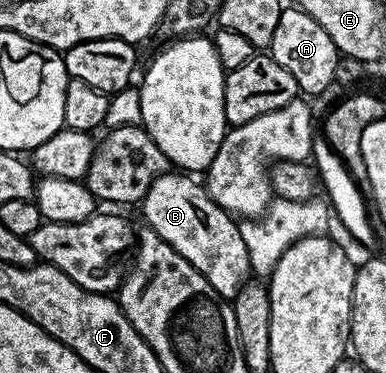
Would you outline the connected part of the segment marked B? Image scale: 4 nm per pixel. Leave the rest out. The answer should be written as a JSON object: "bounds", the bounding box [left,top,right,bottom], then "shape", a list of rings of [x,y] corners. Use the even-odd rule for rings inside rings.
{"bounds":[139,172,250,300],"shape":[[[166,172],[156,177],[139,203],[145,224],[191,263],[221,298],[231,300],[250,277],[249,257],[240,225],[219,208],[208,190],[183,172]]]}

